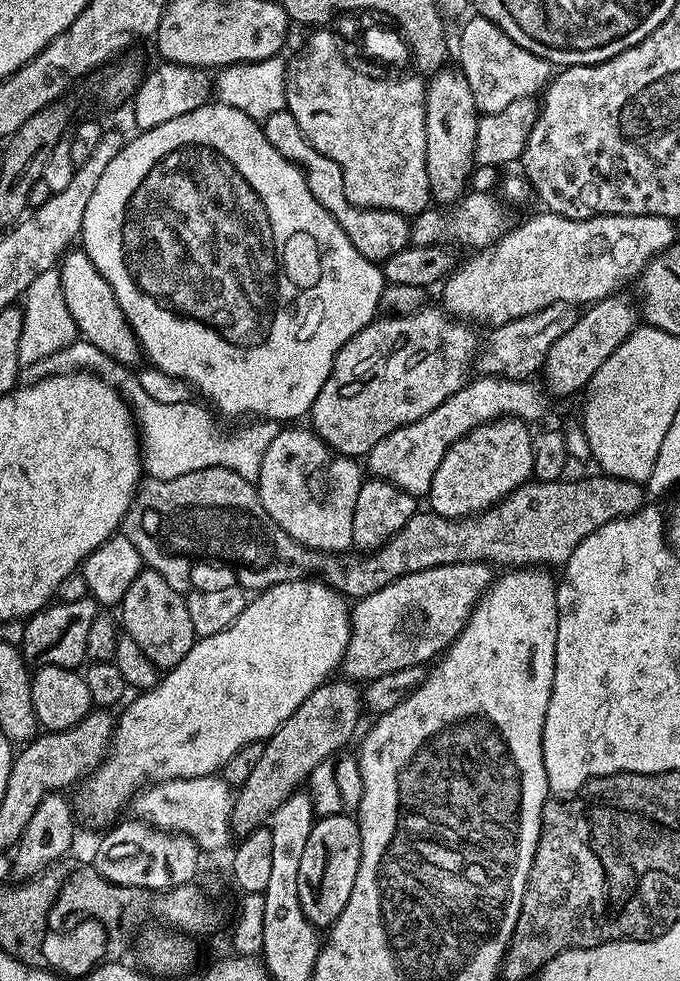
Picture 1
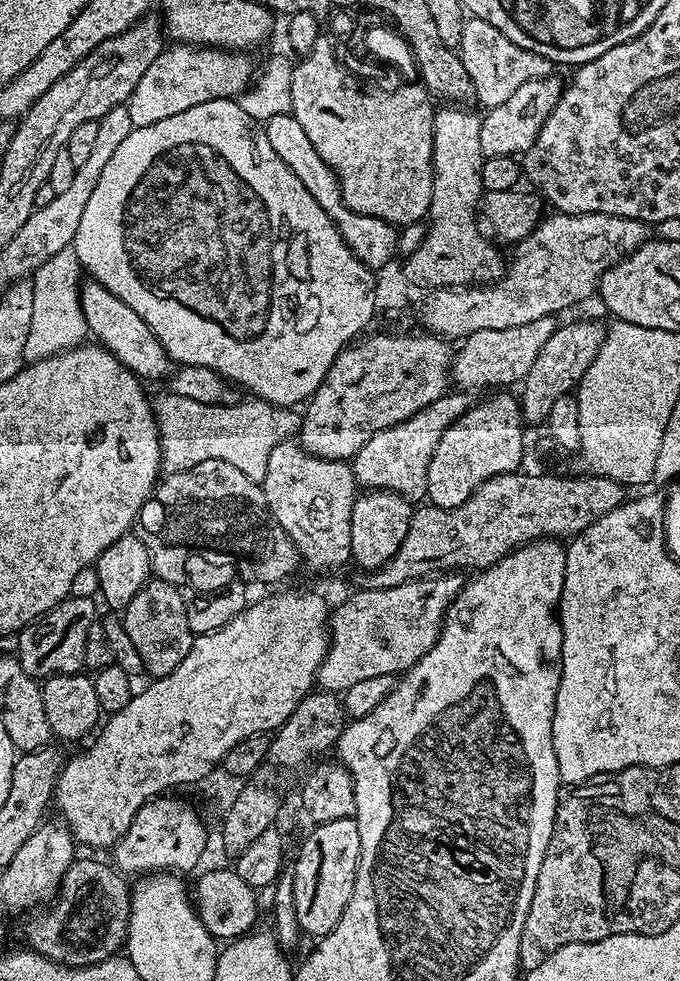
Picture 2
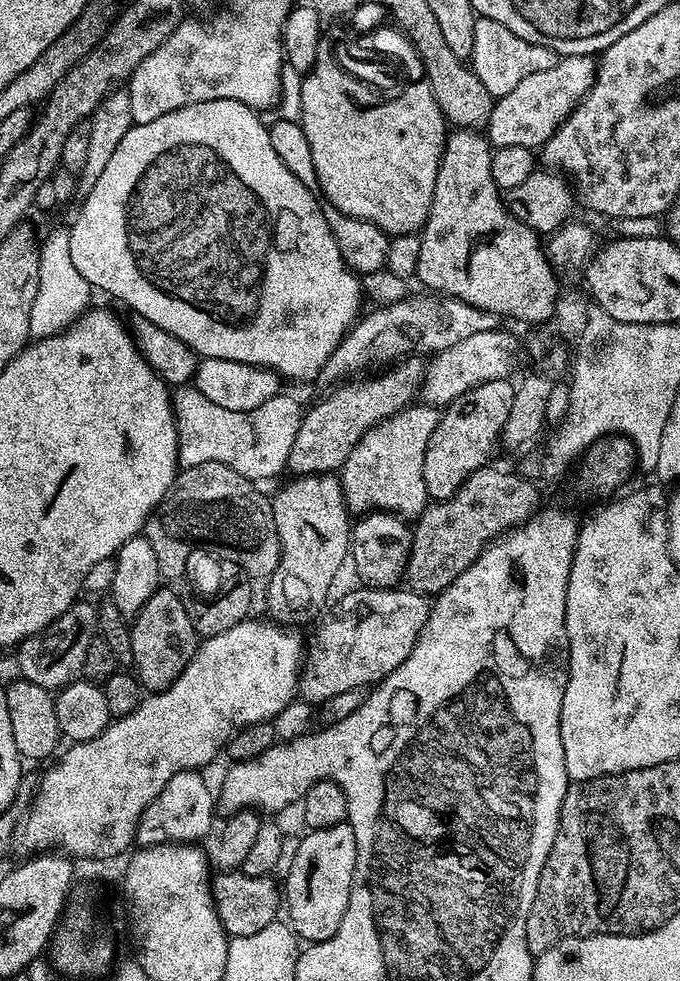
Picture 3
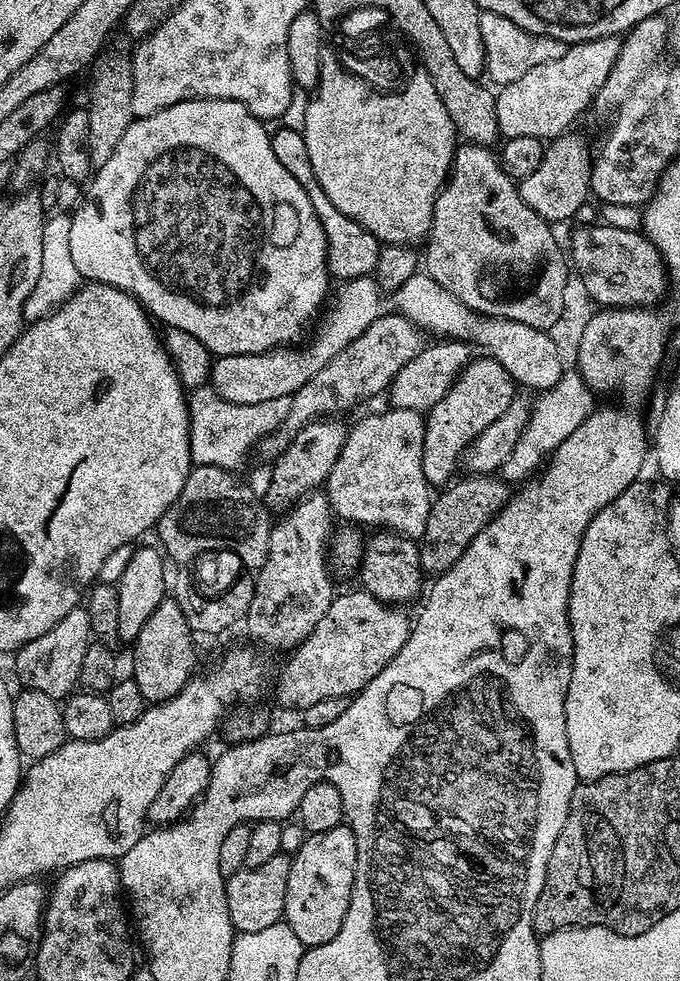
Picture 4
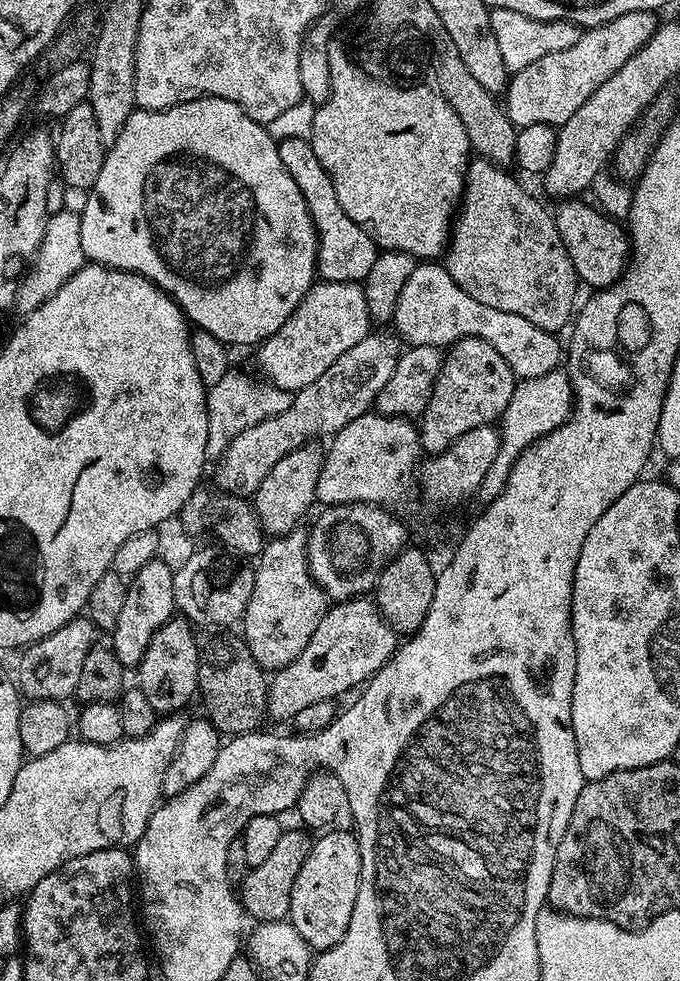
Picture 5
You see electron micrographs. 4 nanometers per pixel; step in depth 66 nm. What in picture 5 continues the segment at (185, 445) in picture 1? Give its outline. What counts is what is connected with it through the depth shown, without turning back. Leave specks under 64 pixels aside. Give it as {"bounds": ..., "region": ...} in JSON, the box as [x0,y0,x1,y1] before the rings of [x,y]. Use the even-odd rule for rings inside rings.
{"bounds":[206,373,293,458],"region":[[[229,373],[218,382],[218,386],[207,389],[206,403],[208,405],[208,454],[218,458],[230,446],[230,442],[242,430],[254,426],[271,416],[282,414],[292,404],[293,393],[276,388],[269,382],[255,384],[248,376],[238,376]]]}

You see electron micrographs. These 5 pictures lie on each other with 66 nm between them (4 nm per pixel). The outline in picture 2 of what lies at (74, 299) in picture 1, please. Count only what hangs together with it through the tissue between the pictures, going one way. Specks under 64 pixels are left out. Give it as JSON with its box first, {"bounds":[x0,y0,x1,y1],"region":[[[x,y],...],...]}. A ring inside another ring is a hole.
{"bounds":[80,278,174,382],"region":[[[88,278],[81,283],[80,302],[89,333],[135,376],[139,376],[141,381],[162,380],[164,382],[172,376],[174,361],[166,354],[162,342],[154,338],[154,332],[150,330],[150,326],[146,326],[146,322],[142,322],[142,318],[138,318],[138,314],[134,314],[134,310],[130,310],[126,302],[122,302],[122,298],[110,294],[110,290],[106,290],[106,286],[102,286],[97,280]]]}

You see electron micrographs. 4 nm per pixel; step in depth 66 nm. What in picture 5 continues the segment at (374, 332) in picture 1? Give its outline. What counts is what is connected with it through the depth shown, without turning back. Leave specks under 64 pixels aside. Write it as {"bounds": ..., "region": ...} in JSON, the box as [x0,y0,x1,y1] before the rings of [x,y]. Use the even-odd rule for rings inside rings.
{"bounds":[254,442,324,538],"region":[[[309,442],[298,450],[290,450],[290,454],[286,454],[286,458],[281,458],[270,469],[270,474],[262,478],[262,486],[258,486],[254,497],[254,507],[265,537],[275,538],[297,531],[308,512],[308,507],[317,503],[318,474],[320,467],[324,465],[324,452],[318,445],[319,443]]]}

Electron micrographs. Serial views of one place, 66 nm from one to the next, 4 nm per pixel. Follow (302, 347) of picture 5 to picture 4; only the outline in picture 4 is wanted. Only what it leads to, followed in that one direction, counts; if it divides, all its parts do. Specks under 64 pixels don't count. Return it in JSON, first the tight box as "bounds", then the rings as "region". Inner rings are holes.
{"bounds":[210,276,382,405],"region":[[[360,276],[345,281],[335,298],[317,321],[316,336],[306,348],[294,350],[290,346],[281,346],[259,352],[256,355],[228,355],[217,357],[212,364],[210,386],[223,400],[238,405],[258,405],[266,401],[286,400],[294,396],[322,367],[331,362],[338,353],[354,342],[370,323],[382,314],[380,296],[382,289],[375,277]]]}

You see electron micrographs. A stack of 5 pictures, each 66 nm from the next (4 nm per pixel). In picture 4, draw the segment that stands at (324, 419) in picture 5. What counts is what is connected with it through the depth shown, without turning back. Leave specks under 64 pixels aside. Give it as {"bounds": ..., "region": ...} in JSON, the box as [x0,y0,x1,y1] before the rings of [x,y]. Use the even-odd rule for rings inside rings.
{"bounds":[262,314,426,454],"region":[[[381,314],[376,321],[370,323],[369,329],[363,331],[362,334],[358,336],[358,338],[354,339],[354,342],[350,342],[348,346],[344,350],[342,350],[341,353],[338,353],[334,359],[329,362],[328,365],[322,367],[322,370],[318,372],[318,374],[314,375],[314,378],[311,378],[304,386],[302,386],[301,389],[297,390],[294,396],[291,397],[290,400],[290,407],[288,409],[288,413],[286,414],[286,418],[282,421],[280,424],[280,427],[276,429],[275,432],[273,432],[270,436],[267,437],[263,441],[262,448],[264,446],[265,450],[268,452],[272,452],[271,454],[279,454],[286,450],[286,446],[288,443],[294,439],[296,435],[299,434],[299,432],[304,429],[304,427],[307,426],[307,424],[312,423],[314,420],[319,420],[321,418],[332,418],[335,417],[337,414],[344,414],[340,412],[348,412],[351,410],[352,407],[355,406],[355,404],[360,404],[363,402],[363,400],[368,400],[371,398],[371,396],[376,396],[379,394],[387,393],[388,386],[391,384],[392,379],[396,377],[398,374],[398,370],[402,370],[402,366],[406,366],[406,362],[410,362],[410,358],[414,358],[417,356],[420,351],[424,349],[426,346],[426,338],[425,333],[421,331],[421,328],[418,327],[418,325],[415,325],[414,322],[407,320],[406,317],[399,315],[399,314],[391,314],[392,316],[387,316],[387,314]]]}

